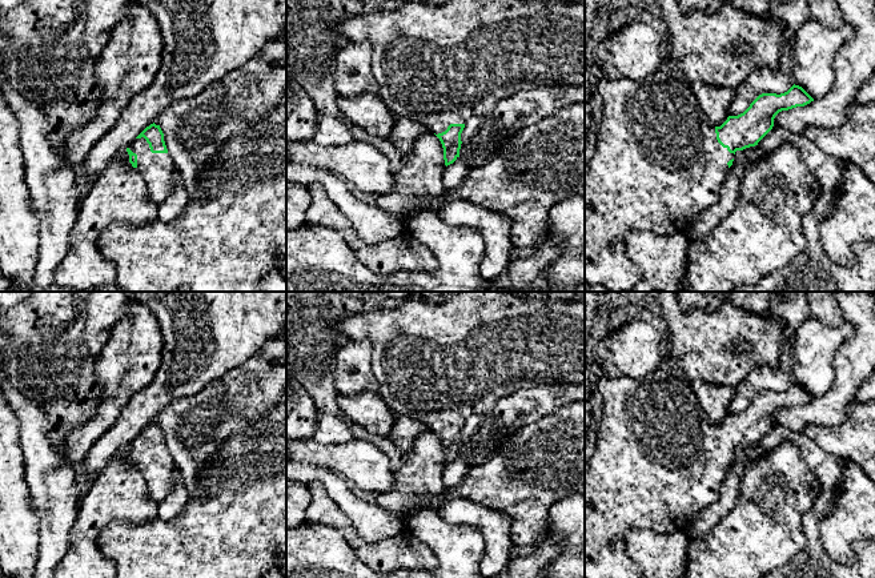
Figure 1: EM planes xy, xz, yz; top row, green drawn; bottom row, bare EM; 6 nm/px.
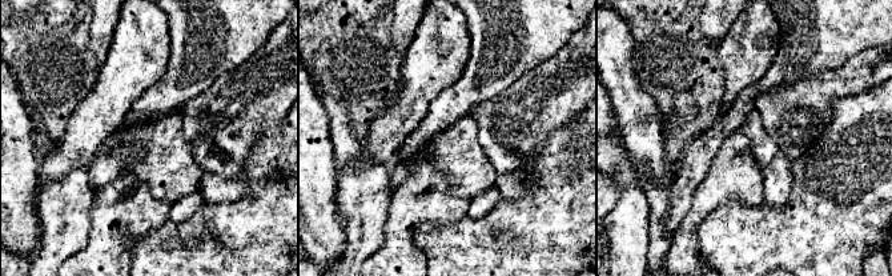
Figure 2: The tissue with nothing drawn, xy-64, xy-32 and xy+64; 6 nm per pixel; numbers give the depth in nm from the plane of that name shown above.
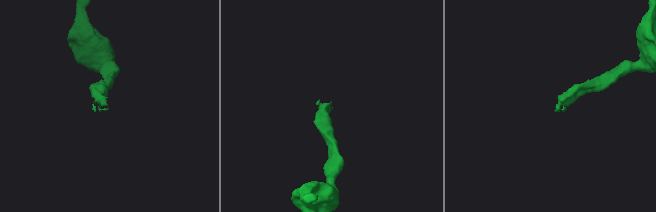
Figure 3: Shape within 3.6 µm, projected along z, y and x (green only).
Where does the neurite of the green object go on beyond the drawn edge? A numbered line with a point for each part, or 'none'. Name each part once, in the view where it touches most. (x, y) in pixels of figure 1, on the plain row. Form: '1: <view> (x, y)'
1: xy (159, 470)

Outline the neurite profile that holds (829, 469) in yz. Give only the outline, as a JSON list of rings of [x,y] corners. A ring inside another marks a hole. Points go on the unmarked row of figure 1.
[[[779,425],[772,426],[756,445],[762,451],[770,453],[784,441],[798,445],[822,489],[835,490],[838,487],[844,475],[844,459],[824,453],[806,432],[792,432]]]

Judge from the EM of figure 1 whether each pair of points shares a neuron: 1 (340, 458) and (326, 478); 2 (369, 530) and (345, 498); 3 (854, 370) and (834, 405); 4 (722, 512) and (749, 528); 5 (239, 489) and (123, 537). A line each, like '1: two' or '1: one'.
1: two
2: one
3: one
4: two
5: one

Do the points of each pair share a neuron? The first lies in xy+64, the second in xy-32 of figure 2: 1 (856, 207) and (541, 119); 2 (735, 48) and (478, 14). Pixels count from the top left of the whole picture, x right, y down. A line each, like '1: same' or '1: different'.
1: different
2: different

